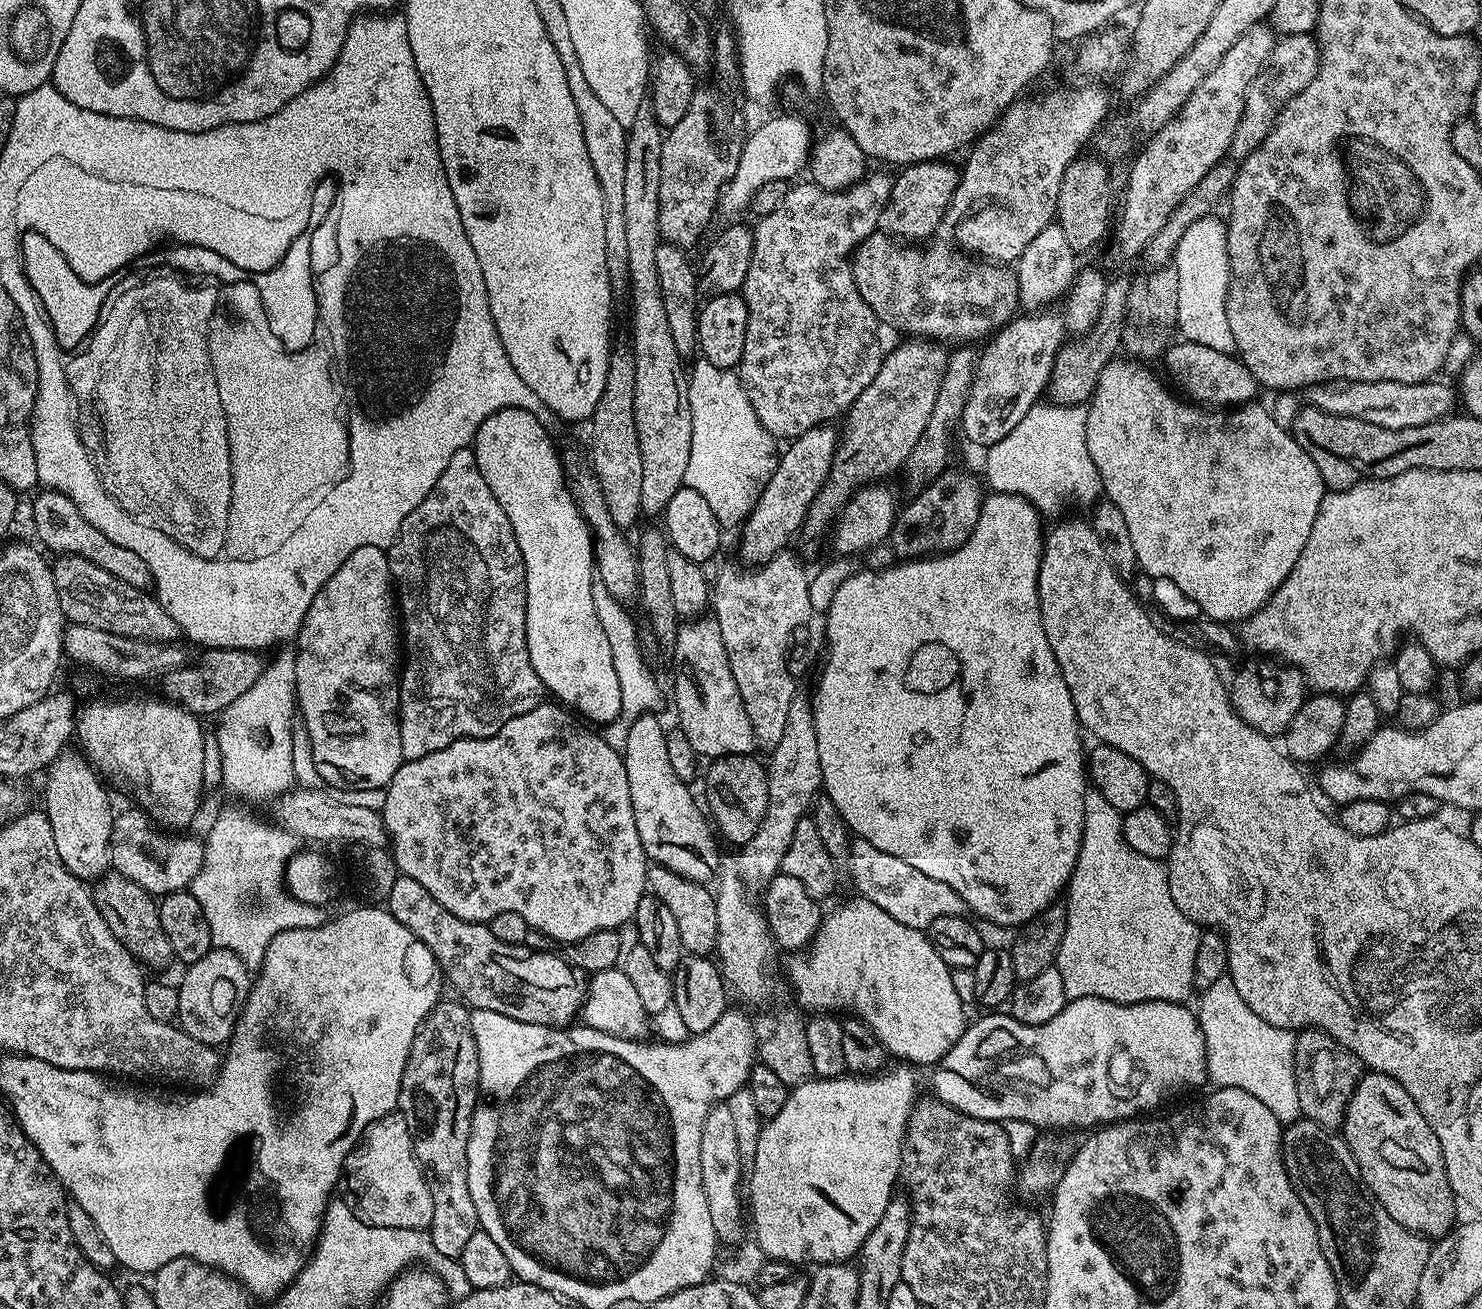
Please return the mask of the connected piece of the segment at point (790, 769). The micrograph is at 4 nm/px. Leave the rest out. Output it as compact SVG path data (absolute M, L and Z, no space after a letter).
M798 694L790 702L790 711L786 717L786 726L782 739L770 749L768 770L768 805L762 822L754 838L739 849L740 868L738 875L749 890L763 890L780 872L782 858L786 858L786 849L790 838L794 836L794 826L809 815L814 797L821 791L822 766L818 762L818 736L814 734L814 714L812 701L807 695Z

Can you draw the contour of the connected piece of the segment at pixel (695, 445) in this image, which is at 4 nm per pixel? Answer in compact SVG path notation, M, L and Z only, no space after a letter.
M703 358L693 359L691 364L686 383L692 433L684 487L702 494L721 529L735 529L743 525L752 505L760 499L760 489L776 469L777 441L757 422L754 410L747 402L736 405L732 384L734 388L738 376L733 369L713 366Z

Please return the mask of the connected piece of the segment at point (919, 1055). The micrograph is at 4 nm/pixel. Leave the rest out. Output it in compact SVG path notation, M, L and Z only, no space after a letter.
M863 898L855 899L821 919L816 937L803 954L787 957L788 980L796 991L795 1003L801 1009L809 1008L807 1011L812 1014L840 1014L843 1008L852 1008L851 1015L870 1026L889 1057L897 1056L900 1059L897 1061L912 1066L935 1066L960 1041L966 1027L966 1005L954 990L952 969L942 962L938 950L934 950L932 941L921 929L902 926L882 906L874 906L874 902Z

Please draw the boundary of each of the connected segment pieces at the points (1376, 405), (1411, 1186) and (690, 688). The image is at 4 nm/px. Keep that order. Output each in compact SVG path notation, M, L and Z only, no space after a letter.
M1439 379L1424 380L1421 384L1403 384L1379 380L1378 382L1333 382L1331 384L1309 384L1306 389L1307 403L1326 414L1338 414L1382 426L1386 430L1406 430L1410 426L1426 426L1435 420L1445 419L1457 411L1458 392L1448 384L1439 384Z
M1365 1071L1344 1115L1342 1138L1378 1203L1402 1226L1425 1238L1439 1238L1457 1223L1458 1201L1446 1178L1438 1134L1402 1085L1385 1072Z
M708 614L685 619L676 628L672 642L672 664L676 667L676 716L680 719L680 731L686 734L686 742L690 742L700 758L749 755L756 748L754 730L750 726L750 718L746 718L746 706L742 706L742 694L738 694L738 682L734 682L718 622Z

